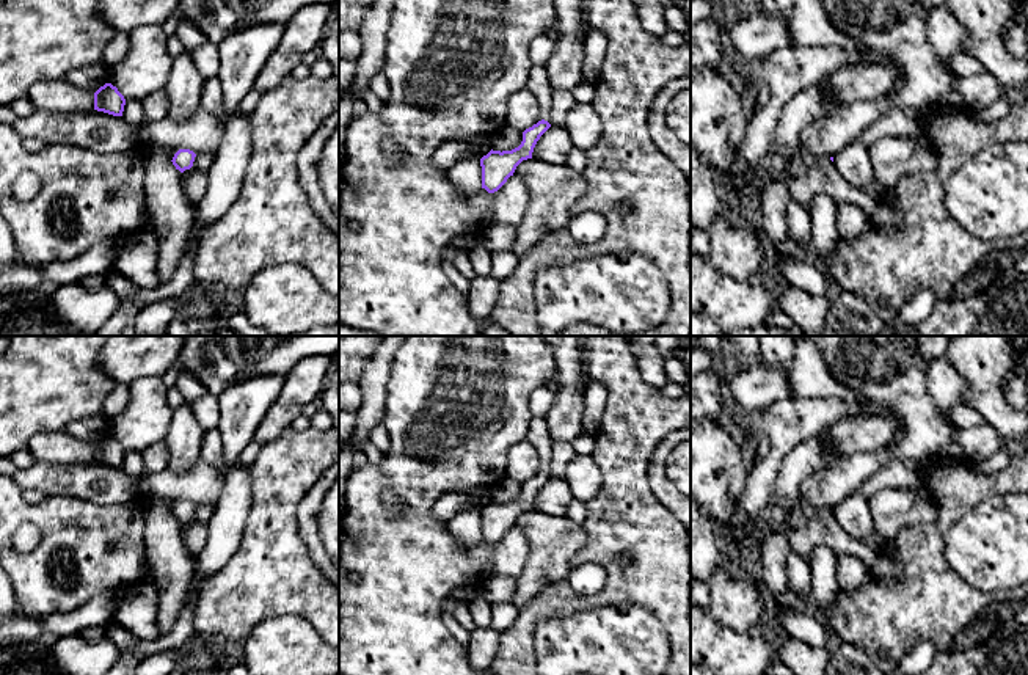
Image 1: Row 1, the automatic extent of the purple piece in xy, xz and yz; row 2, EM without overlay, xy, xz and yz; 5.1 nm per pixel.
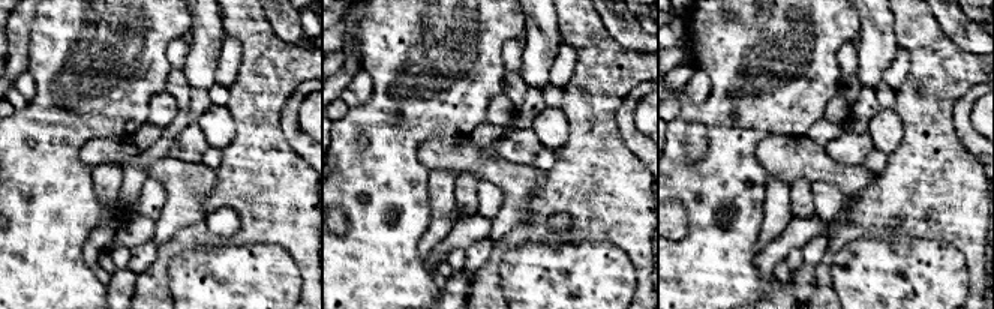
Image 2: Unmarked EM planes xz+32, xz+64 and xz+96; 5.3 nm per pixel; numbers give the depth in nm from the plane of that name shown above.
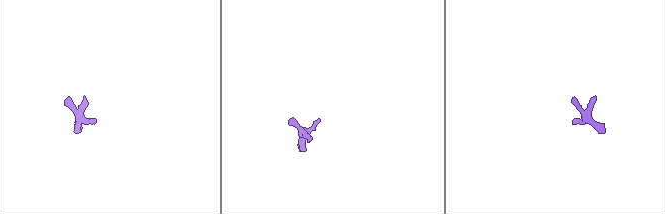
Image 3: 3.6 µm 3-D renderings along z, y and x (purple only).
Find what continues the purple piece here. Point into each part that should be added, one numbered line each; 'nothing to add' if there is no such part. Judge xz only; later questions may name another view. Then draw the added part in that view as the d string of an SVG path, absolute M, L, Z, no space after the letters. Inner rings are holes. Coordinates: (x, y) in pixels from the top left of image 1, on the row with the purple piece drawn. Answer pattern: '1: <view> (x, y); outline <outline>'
1: xz (539, 83); outline M532 66L526 88L537 97L540 104L540 118L549 122L549 110L554 88L549 83L545 66Z

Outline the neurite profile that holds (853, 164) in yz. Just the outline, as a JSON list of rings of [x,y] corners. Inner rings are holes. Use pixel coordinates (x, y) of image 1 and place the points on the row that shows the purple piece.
[[[857,138],[833,157],[833,171],[860,190],[874,181],[868,148]]]

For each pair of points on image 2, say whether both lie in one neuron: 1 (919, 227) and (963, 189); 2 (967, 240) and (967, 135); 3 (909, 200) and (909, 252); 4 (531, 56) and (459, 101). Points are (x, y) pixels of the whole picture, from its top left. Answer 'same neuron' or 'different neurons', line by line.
1: same neuron
2: same neuron
3: different neurons
4: different neurons

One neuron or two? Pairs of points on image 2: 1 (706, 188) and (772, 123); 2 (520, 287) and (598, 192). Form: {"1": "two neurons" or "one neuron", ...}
{"1": "one neuron", "2": "two neurons"}

